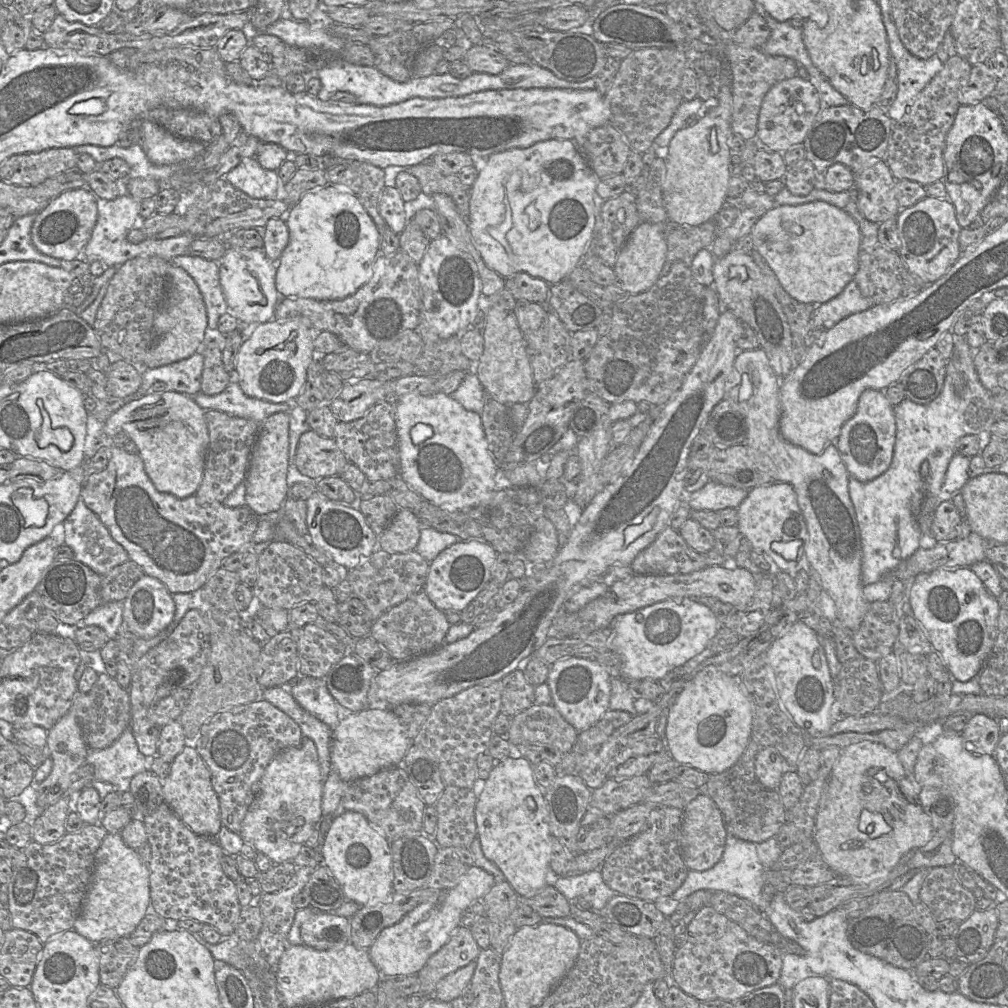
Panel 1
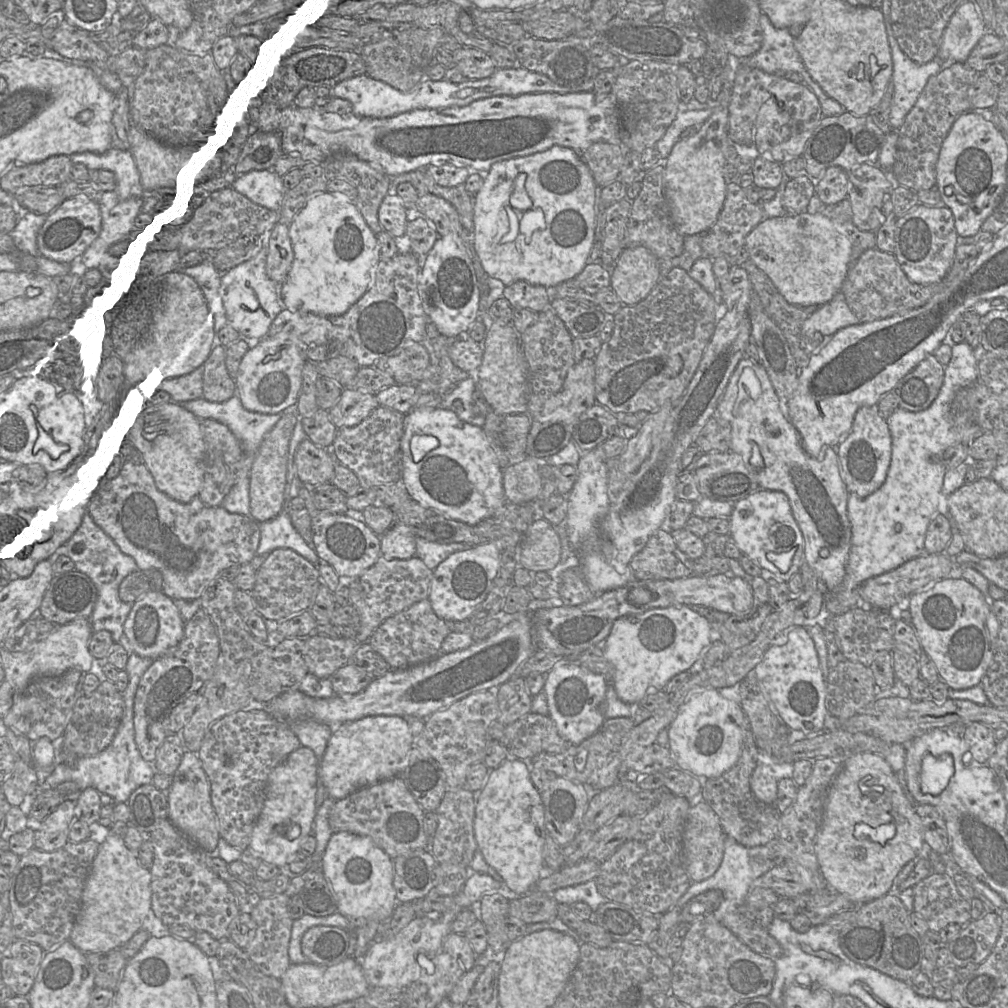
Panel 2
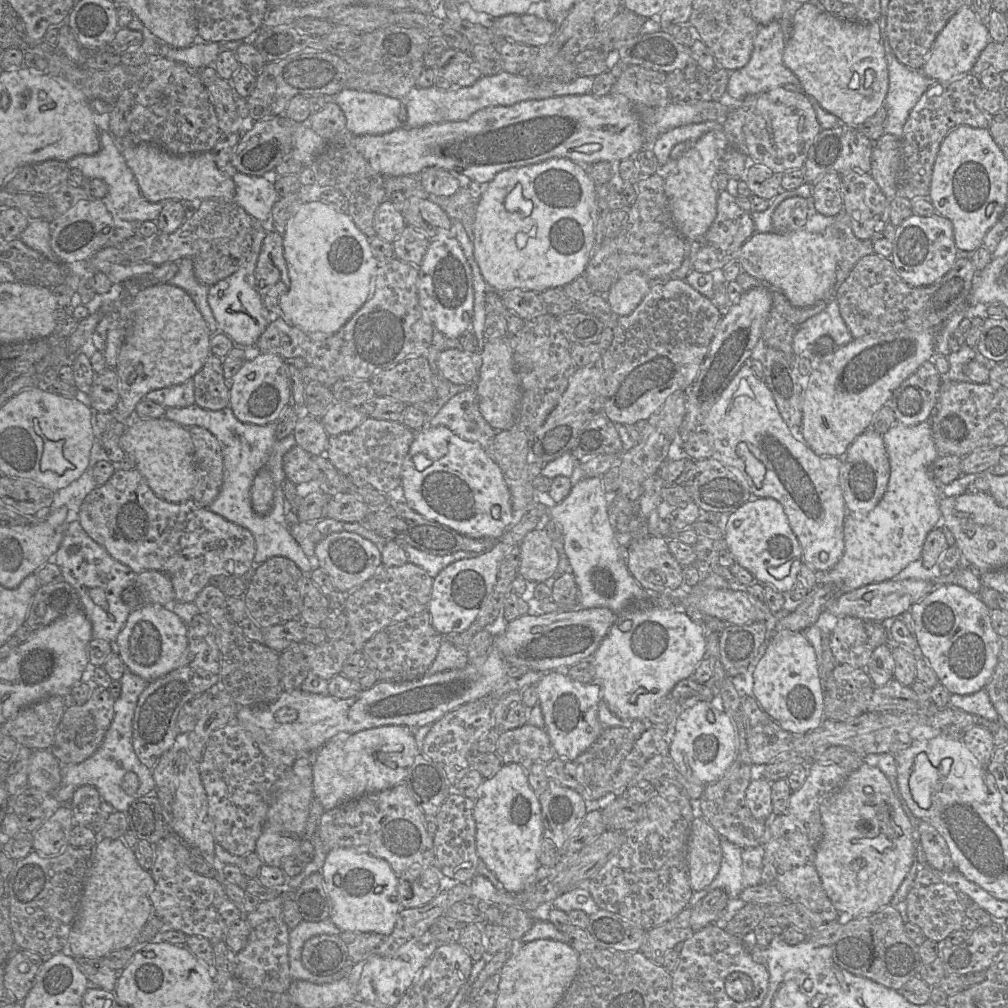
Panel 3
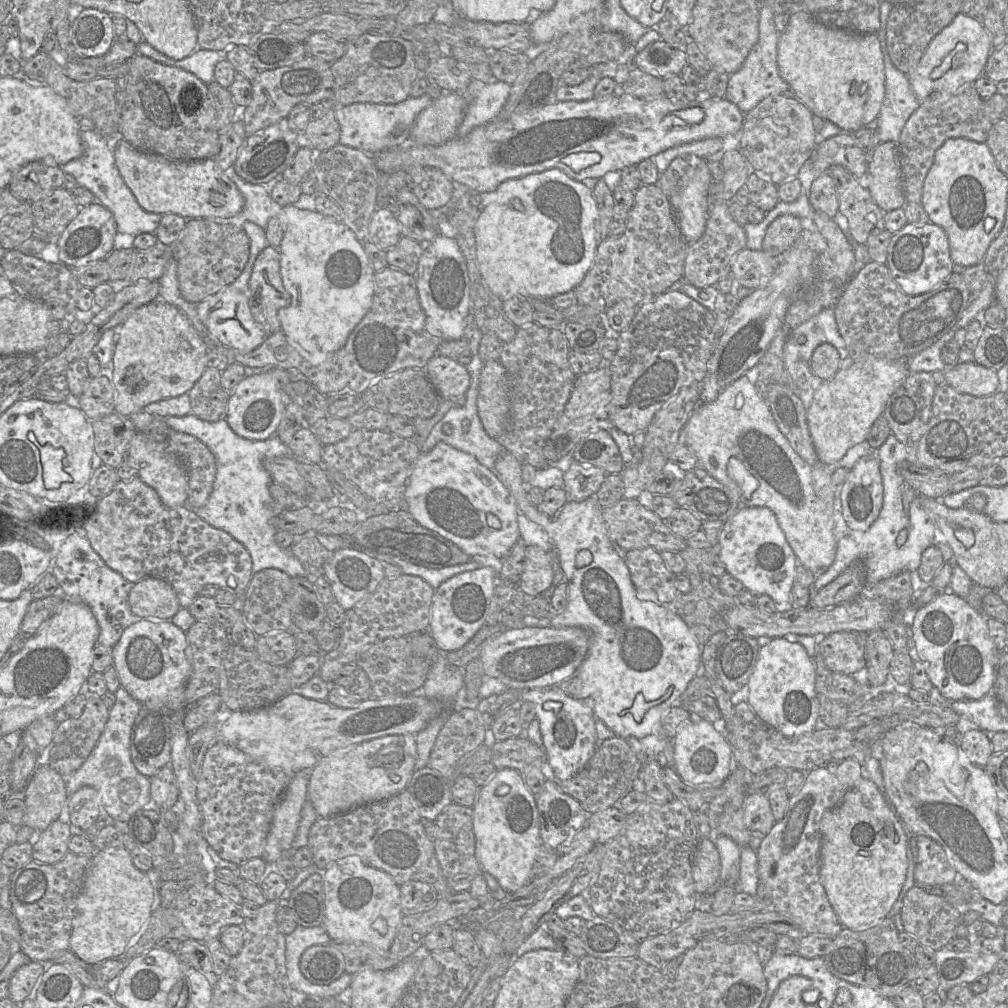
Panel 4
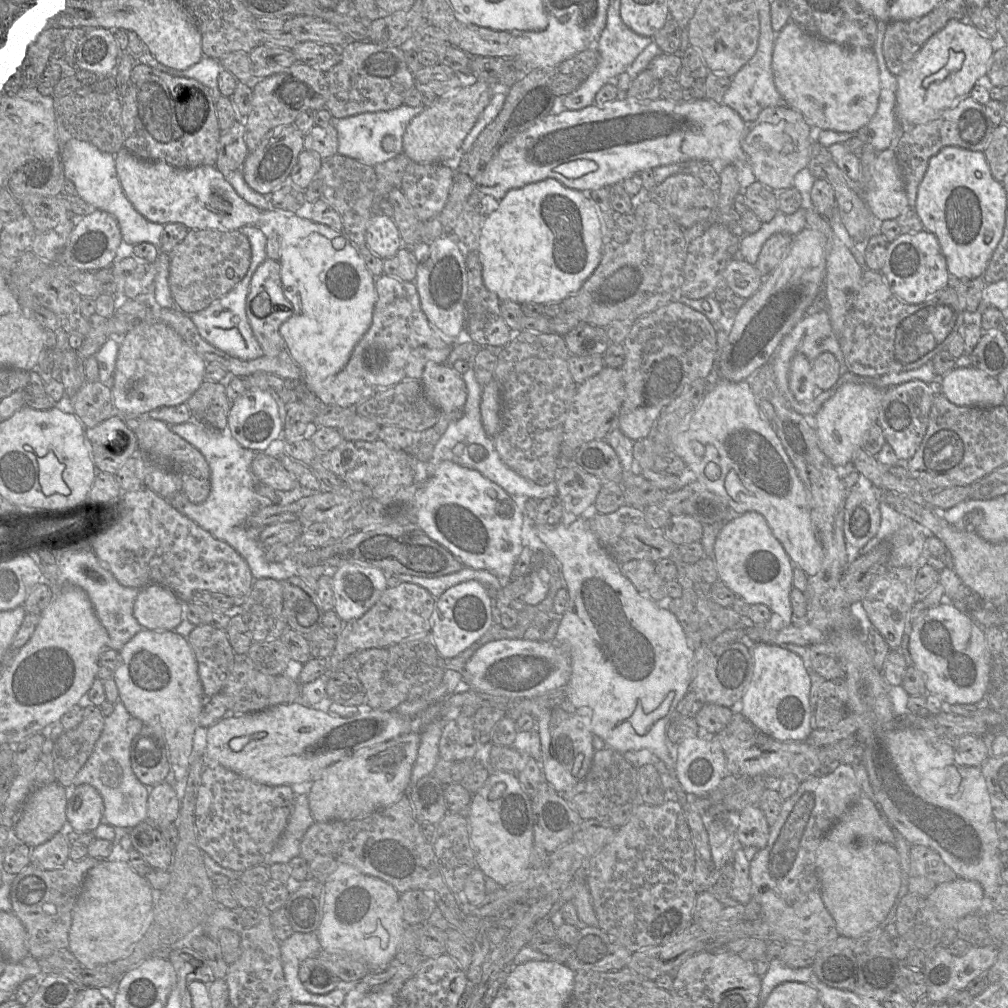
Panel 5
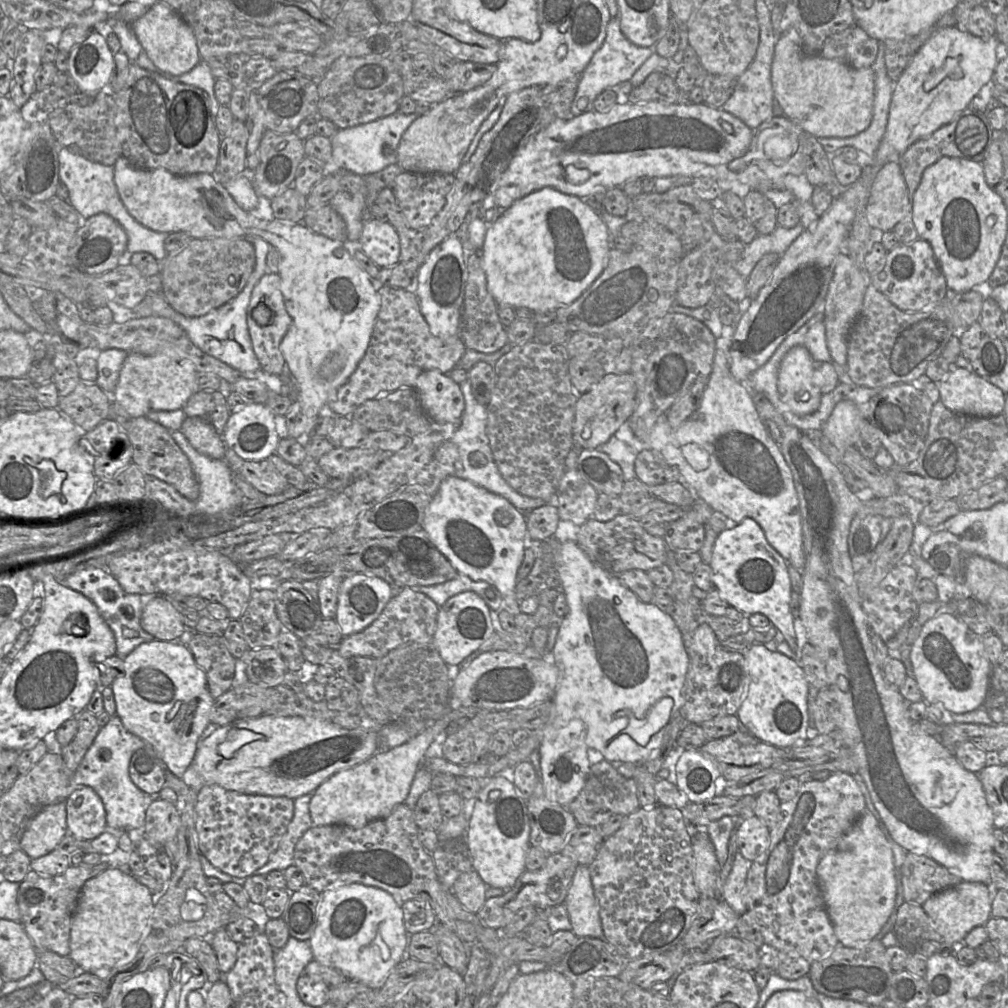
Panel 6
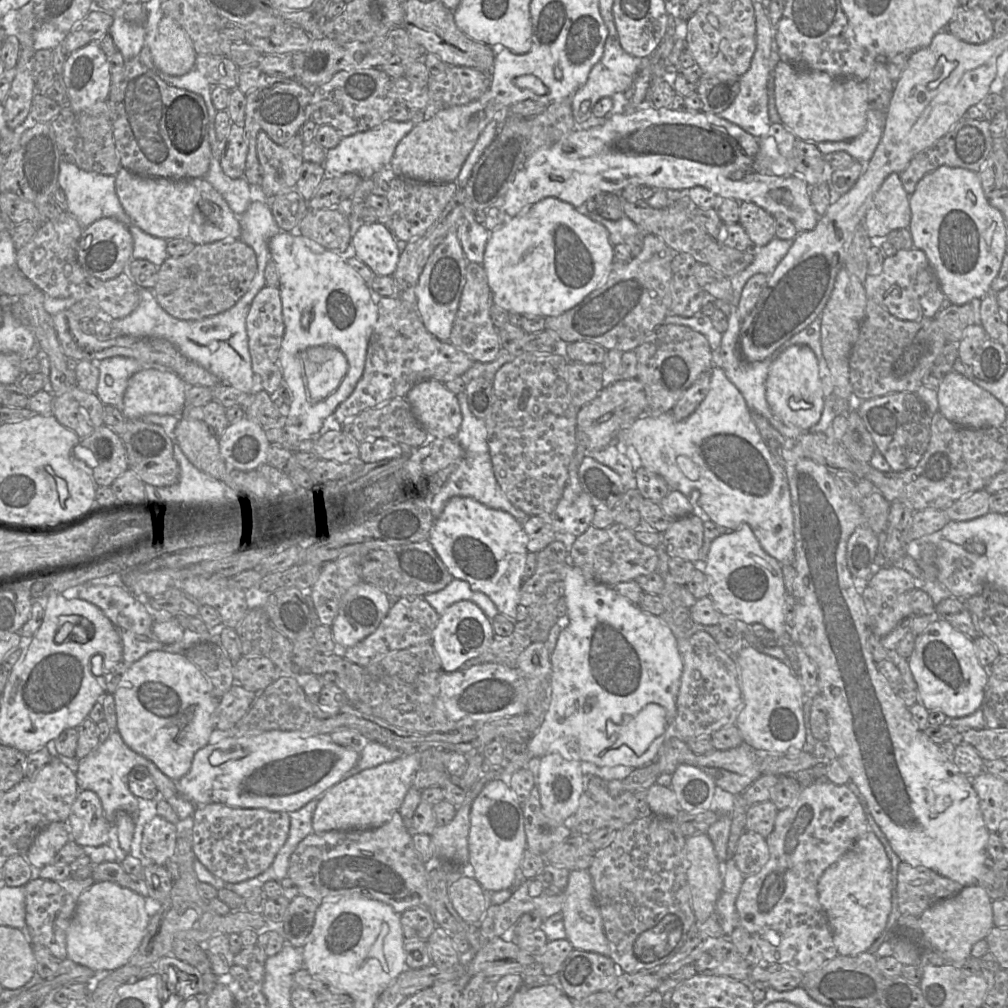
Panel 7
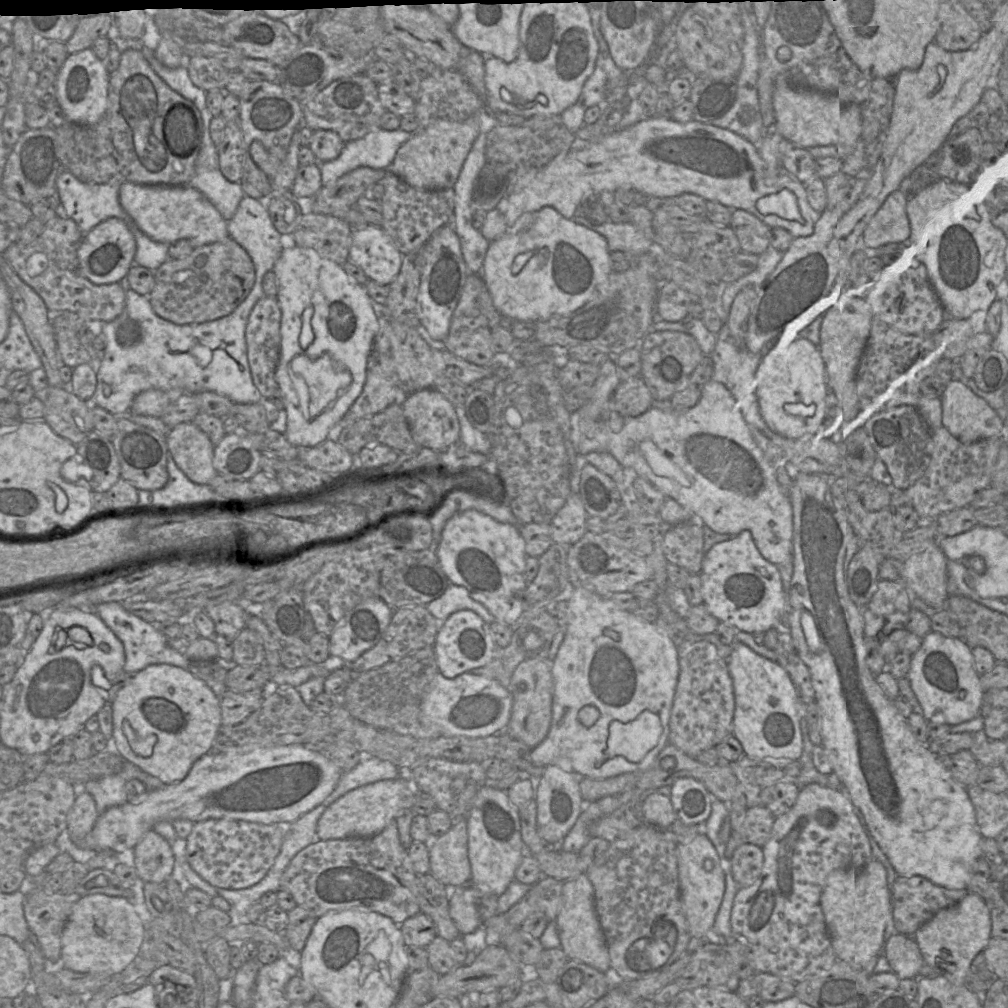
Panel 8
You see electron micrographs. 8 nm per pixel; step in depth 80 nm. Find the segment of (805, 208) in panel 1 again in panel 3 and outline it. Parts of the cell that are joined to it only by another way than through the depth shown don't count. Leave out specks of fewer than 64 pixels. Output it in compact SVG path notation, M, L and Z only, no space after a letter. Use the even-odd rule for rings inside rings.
M833 223L825 233L805 229L786 234L754 232L740 248L737 259L741 270L770 289L778 289L793 306L805 308L830 299L841 257L842 232Z

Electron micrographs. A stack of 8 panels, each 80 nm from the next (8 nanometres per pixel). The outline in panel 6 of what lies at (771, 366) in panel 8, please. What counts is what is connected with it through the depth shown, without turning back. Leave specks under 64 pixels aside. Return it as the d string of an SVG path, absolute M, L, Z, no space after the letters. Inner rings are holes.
M795 346L784 356L778 371L777 389L794 414L808 415L818 409L822 393L815 362L805 347Z

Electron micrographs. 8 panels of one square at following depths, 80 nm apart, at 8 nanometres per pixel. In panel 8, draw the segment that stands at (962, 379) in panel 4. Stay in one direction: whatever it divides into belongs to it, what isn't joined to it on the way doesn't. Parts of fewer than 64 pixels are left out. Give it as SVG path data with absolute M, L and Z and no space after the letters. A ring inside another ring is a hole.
M952 378L941 396L942 426L963 443L973 443L991 437L1004 437L1005 423L987 402L974 394L966 385Z

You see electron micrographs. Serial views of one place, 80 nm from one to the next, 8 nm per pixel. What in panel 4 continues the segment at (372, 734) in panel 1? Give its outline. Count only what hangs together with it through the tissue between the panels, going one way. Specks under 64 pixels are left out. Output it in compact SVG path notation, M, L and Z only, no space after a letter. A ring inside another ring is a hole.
M416 734L387 735L344 748L339 748L322 758L310 771L308 799L319 817L347 812L363 804L388 799L407 789L415 771L417 759Z

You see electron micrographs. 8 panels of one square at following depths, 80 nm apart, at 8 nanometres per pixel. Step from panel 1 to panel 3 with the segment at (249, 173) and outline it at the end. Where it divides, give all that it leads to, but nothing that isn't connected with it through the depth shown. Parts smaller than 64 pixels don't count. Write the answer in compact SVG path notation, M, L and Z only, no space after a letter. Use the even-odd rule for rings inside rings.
M231 163L227 164L224 170L235 183L237 203L260 222L267 222L274 204L280 198L274 183L264 176L251 176L237 172Z

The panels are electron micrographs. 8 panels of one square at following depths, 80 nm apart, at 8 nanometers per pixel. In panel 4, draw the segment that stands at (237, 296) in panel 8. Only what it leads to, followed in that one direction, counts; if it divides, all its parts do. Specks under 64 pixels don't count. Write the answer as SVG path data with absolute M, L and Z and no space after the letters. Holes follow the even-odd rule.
M188 219L179 238L169 245L177 263L178 286L183 298L198 304L233 283L250 257L250 239L242 227L221 225L204 219Z

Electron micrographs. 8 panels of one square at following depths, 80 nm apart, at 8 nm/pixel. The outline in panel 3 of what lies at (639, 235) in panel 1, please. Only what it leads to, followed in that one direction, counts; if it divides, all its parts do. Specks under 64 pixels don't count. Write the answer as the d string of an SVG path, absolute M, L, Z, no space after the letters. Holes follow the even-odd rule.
M640 271L622 275L606 295L614 317L630 315L651 289L652 282Z

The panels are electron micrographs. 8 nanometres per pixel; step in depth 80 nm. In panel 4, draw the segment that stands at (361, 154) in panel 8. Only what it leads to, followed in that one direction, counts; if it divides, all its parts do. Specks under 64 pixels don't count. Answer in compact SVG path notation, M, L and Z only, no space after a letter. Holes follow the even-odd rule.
M423 94L416 98L408 97L396 104L354 103L344 106L335 103L334 112L340 125L339 143L371 156L387 148L411 146L414 143L409 140L410 129L418 114L432 101L431 96Z

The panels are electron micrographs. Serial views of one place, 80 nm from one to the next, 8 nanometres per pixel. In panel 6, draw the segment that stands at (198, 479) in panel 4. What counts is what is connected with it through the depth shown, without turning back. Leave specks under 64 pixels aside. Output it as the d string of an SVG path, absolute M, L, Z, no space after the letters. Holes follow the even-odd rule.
M147 417L134 418L128 429L128 437L133 447L132 462L139 466L145 475L173 485L187 499L194 501L199 497L199 483L187 455L178 446L168 429Z

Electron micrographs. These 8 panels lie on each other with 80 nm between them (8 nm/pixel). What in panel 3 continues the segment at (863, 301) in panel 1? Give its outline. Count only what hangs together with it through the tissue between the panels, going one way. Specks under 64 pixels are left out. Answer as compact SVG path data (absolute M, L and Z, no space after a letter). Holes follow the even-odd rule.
M836 298L829 299L821 312L798 327L792 341L794 354L798 357L812 357L812 345L822 336L831 337L837 347L853 339L841 317Z

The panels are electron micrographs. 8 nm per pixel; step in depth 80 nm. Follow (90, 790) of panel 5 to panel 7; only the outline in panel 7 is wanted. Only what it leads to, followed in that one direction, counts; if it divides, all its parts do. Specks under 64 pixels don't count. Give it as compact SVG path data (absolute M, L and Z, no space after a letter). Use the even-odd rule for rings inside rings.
M80 790L67 819L71 839L82 847L109 846L110 825L96 793Z

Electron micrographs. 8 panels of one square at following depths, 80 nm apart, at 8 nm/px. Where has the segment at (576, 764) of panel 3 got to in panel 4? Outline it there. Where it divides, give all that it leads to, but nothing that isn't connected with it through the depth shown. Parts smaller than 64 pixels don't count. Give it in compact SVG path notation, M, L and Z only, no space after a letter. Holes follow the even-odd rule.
M614 735L598 743L593 756L581 770L567 780L555 778L554 783L563 793L577 800L588 814L593 814L614 806L630 792L639 777L640 768L641 763L627 740Z

